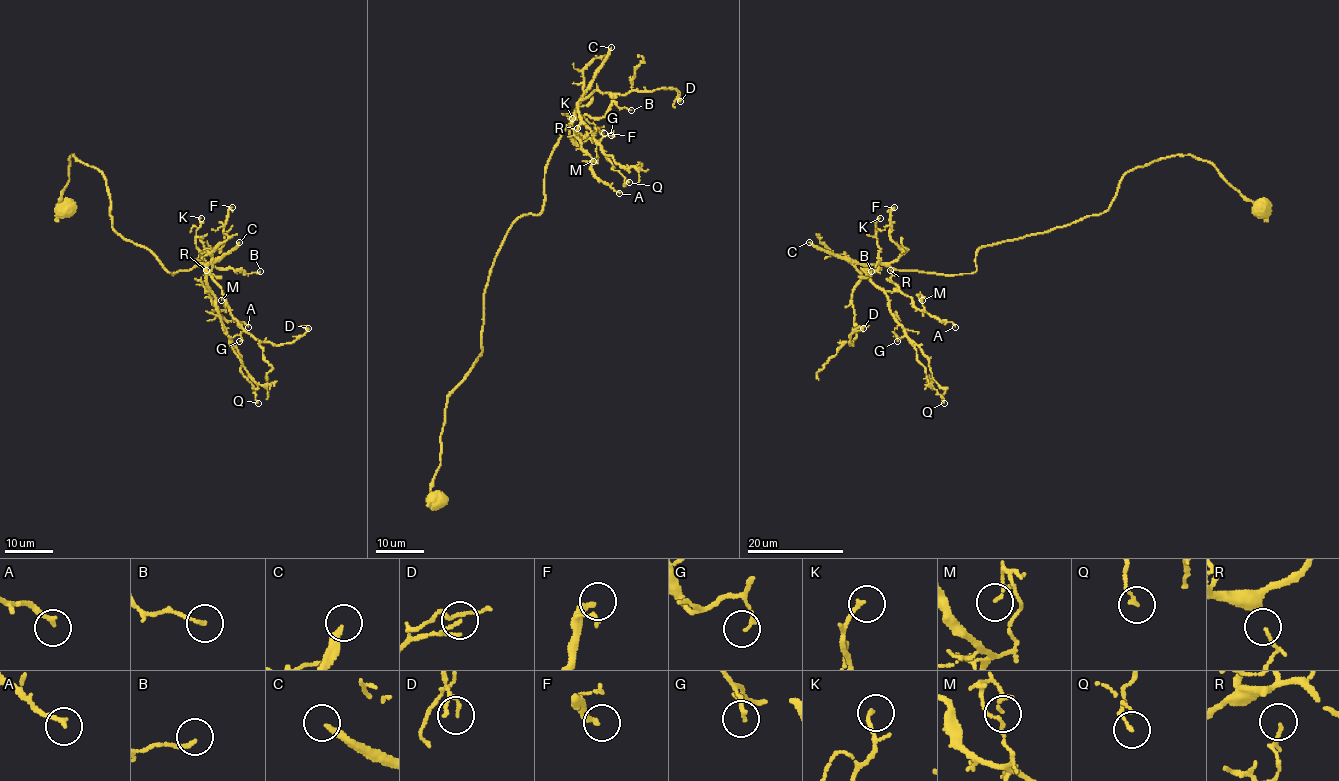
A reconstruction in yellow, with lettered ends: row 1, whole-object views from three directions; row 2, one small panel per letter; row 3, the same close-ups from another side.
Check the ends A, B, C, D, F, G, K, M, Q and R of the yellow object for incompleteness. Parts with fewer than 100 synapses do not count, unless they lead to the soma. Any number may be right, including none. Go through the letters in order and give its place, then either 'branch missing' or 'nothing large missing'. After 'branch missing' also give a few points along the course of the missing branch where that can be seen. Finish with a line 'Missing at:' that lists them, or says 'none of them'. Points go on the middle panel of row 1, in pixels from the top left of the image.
A: (619, 193) | nothing large missing
B: (631, 110) | nothing large missing
C: (611, 47) | branch missing
D: (680, 101) | nothing large missing
F: (604, 133) | nothing large missing
G: (611, 135) | nothing large missing
K: (572, 118) | nothing large missing
M: (593, 161) | nothing large missing
Q: (629, 182) | nothing large missing
R: (577, 128) | nothing large missing
Missing at: C

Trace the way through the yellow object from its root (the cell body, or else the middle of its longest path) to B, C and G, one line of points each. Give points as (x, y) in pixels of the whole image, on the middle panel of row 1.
B: (438, 505), (447, 399), (482, 353), (496, 253), (520, 216), (541, 211), (560, 134), (613, 101), (631, 110)
C: (438, 505), (431, 483), (444, 410), (482, 353), (489, 271), (509, 227), (541, 211), (547, 161), (611, 47)
G: (438, 505), (447, 399), (482, 353), (496, 253), (541, 211), (577, 105), (599, 143), (611, 135)

